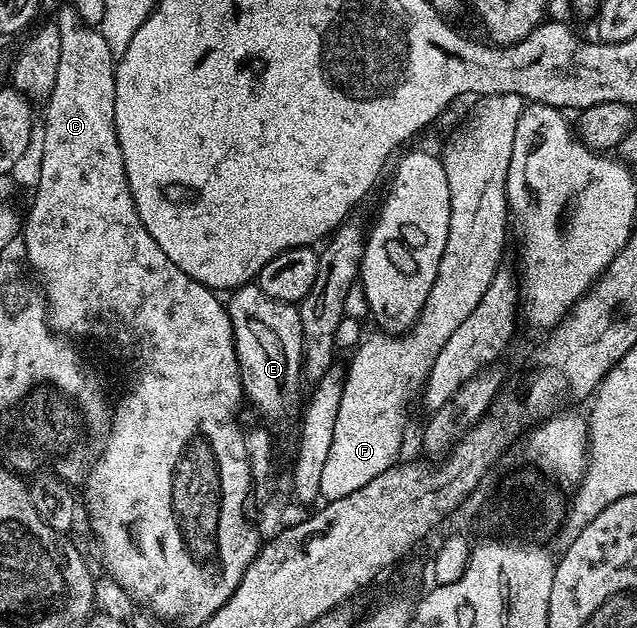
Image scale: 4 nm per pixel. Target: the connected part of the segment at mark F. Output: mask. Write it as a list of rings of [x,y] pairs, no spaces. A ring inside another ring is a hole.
[[[509,93],[481,96],[477,101],[480,102],[473,107],[468,126],[461,133],[454,134],[452,142],[442,152],[446,183],[450,183],[450,235],[446,239],[442,263],[438,263],[434,287],[430,287],[430,295],[412,325],[411,335],[393,335],[383,331],[375,331],[369,337],[367,334],[351,354],[352,362],[346,365],[342,403],[334,423],[334,443],[330,443],[330,455],[326,455],[326,463],[322,466],[320,495],[325,502],[351,495],[358,491],[358,487],[366,487],[370,479],[397,464],[399,457],[396,456],[400,453],[400,404],[404,401],[408,381],[414,380],[420,369],[424,375],[431,371],[440,348],[481,302],[486,287],[502,268],[504,228],[510,217],[508,192],[504,188],[508,182],[510,151],[514,147],[514,127],[518,127],[518,115],[522,115],[526,102],[524,98]]]

